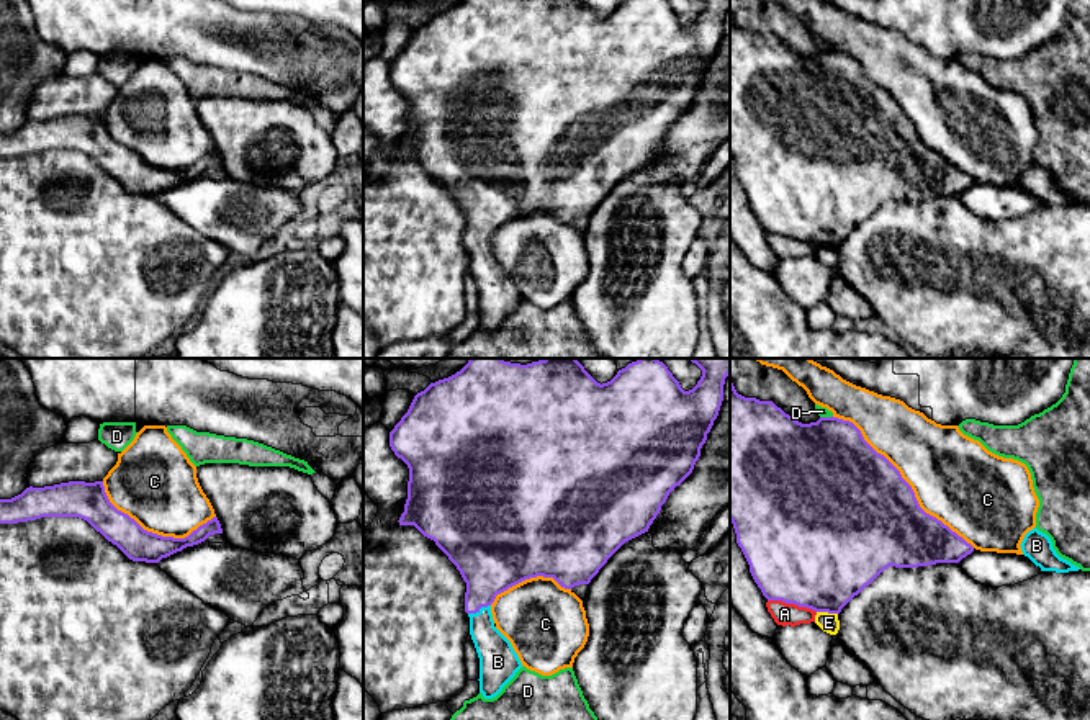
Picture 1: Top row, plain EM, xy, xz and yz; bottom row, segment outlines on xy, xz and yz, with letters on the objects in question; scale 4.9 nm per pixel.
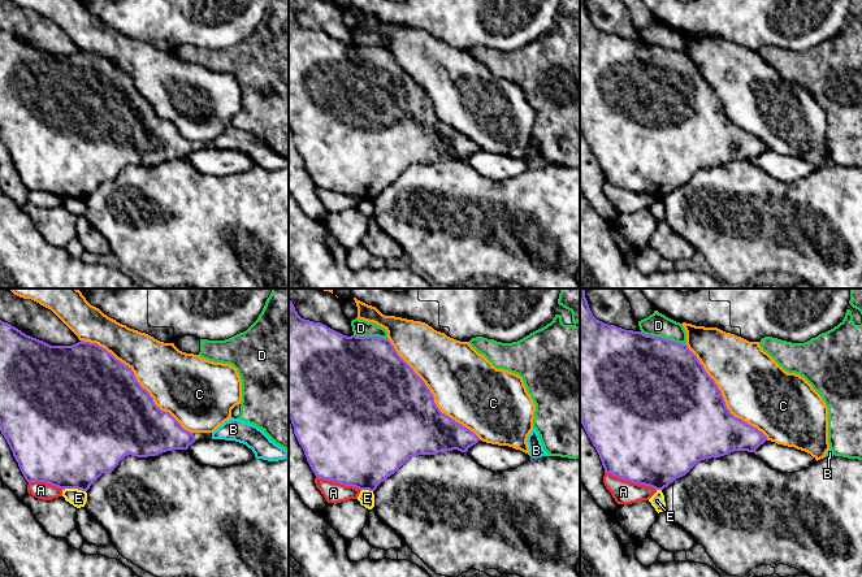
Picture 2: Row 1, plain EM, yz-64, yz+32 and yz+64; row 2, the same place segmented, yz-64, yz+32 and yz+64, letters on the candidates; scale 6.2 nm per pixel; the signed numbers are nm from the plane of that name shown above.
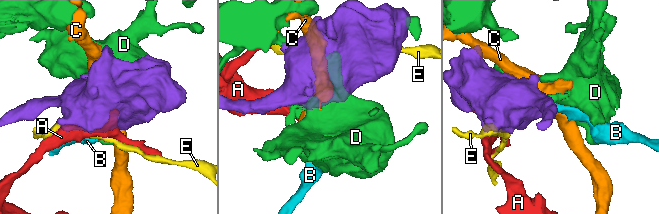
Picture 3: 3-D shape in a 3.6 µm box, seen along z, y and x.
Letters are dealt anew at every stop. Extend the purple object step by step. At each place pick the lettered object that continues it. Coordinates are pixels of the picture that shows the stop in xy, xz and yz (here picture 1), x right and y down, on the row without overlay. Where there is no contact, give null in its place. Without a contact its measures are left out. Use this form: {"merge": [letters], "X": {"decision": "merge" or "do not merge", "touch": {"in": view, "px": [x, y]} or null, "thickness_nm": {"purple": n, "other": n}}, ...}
{"merge": ["B"], "A": {"decision": "do not merge", "touch": {"in": "yz", "px": [792, 236]}, "thickness_nm": {"purple": 500, "other": 110}}, "B": {"decision": "merge", "touch": {"in": "xz", "px": [478, 242]}, "thickness_nm": {"purple": 320, "other": 180}}, "C": {"decision": "do not merge", "touch": {"in": "yz", "px": [905, 115]}, "thickness_nm": {"purple": 500, "other": 420}}, "D": {"decision": "do not merge", "touch": {"in": "yz", "px": [825, 51]}, "thickness_nm": {"purple": 480, "other": 50}}, "E": {"decision": "do not merge", "touch": {"in": "yz", "px": [827, 244]}, "thickness_nm": {"purple": 480, "other": 100}}}

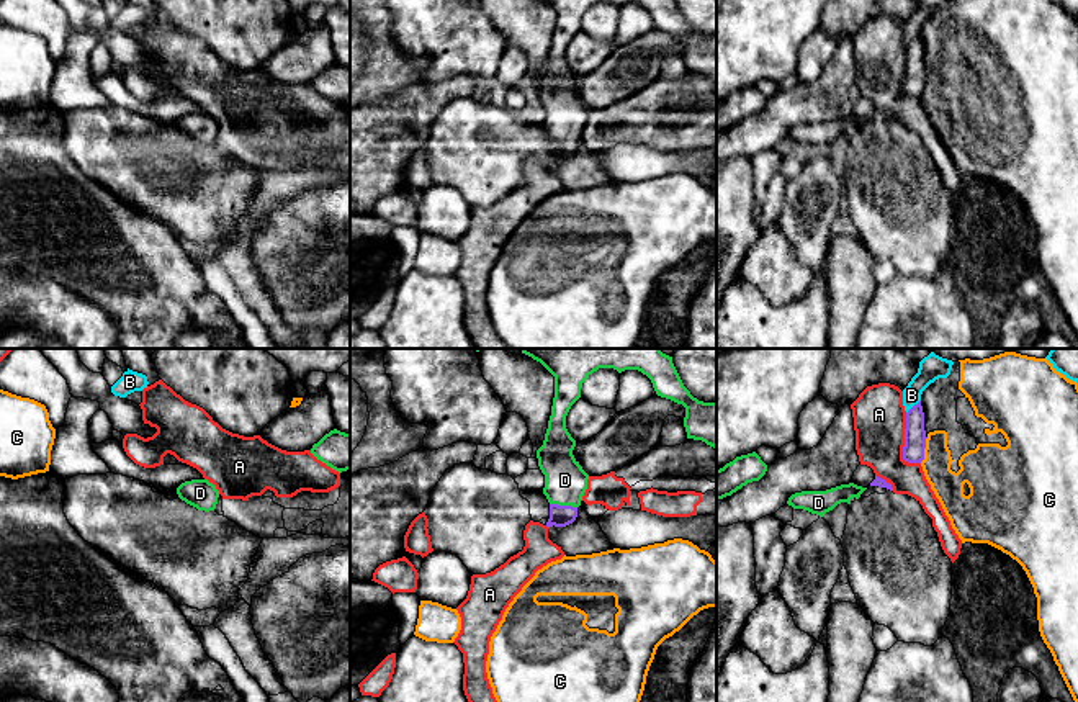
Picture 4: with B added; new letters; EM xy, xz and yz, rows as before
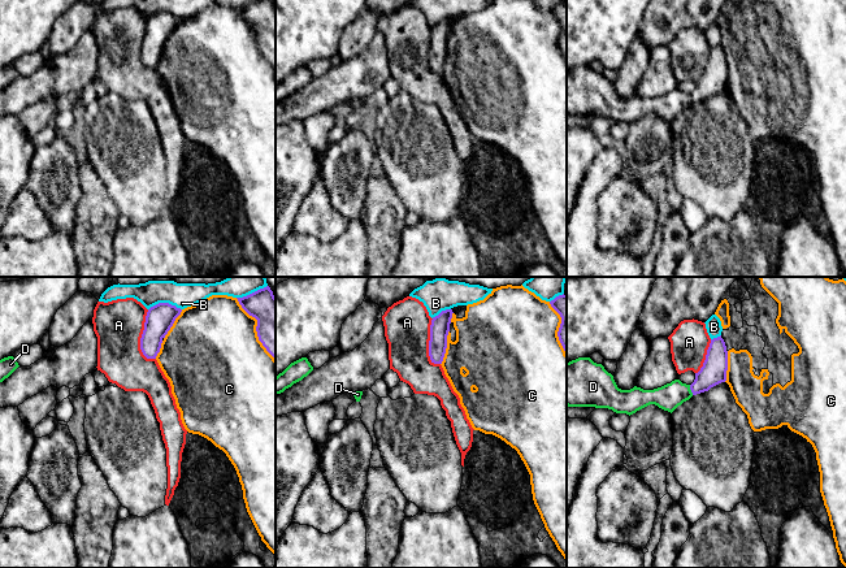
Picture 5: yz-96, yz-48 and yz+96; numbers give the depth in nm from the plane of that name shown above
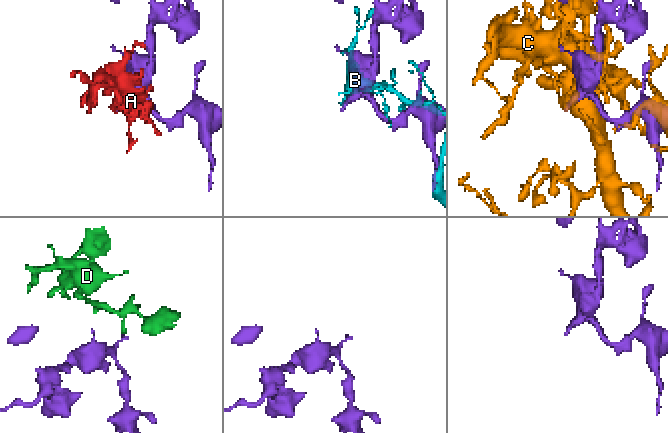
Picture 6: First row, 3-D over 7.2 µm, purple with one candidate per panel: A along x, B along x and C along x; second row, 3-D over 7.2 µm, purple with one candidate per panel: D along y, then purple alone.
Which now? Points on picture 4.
{"merge": ["D"], "A": {"decision": "do not merge", "touch": {"in": "yz", "px": [905, 77]}, "thickness_nm": {"purple": 110, "other": 260}}, "B": {"decision": "do not merge", "touch": {"in": "yz", "px": [913, 40]}, "thickness_nm": {"purple": 110, "other": 100}}, "C": {"decision": "do not merge", "touch": {"in": "yz", "px": [923, 84]}, "thickness_nm": {"purple": 110, "other": 150}}, "D": {"decision": "merge", "touch": {"in": "xz", "px": [563, 139]}, "thickness_nm": {"purple": 110, "other": 200}}}

